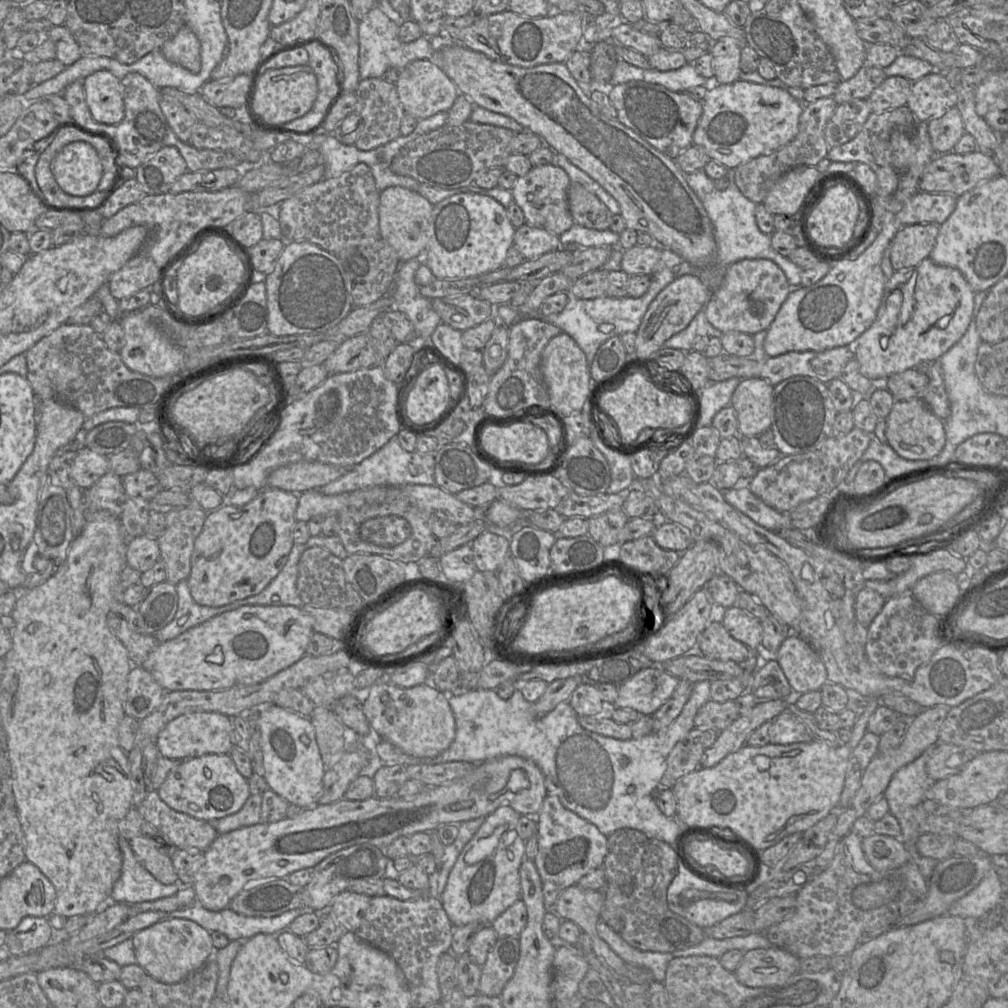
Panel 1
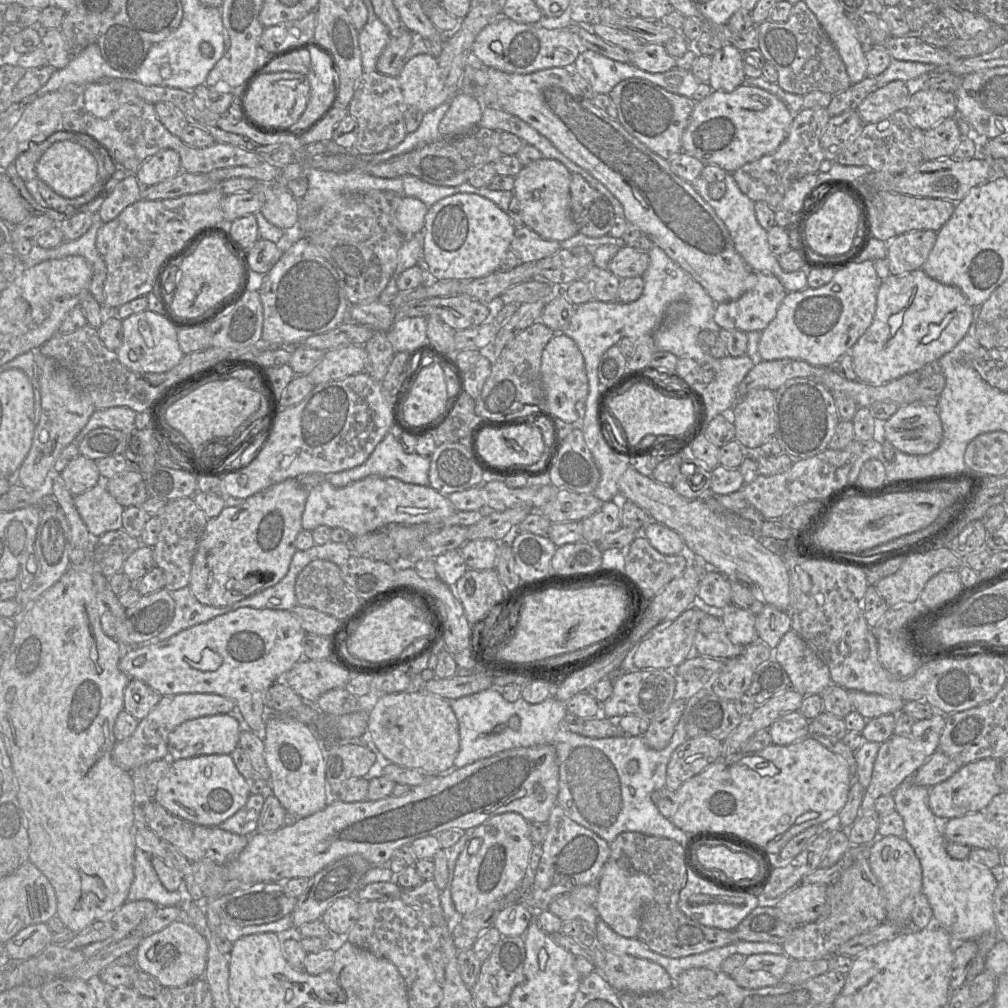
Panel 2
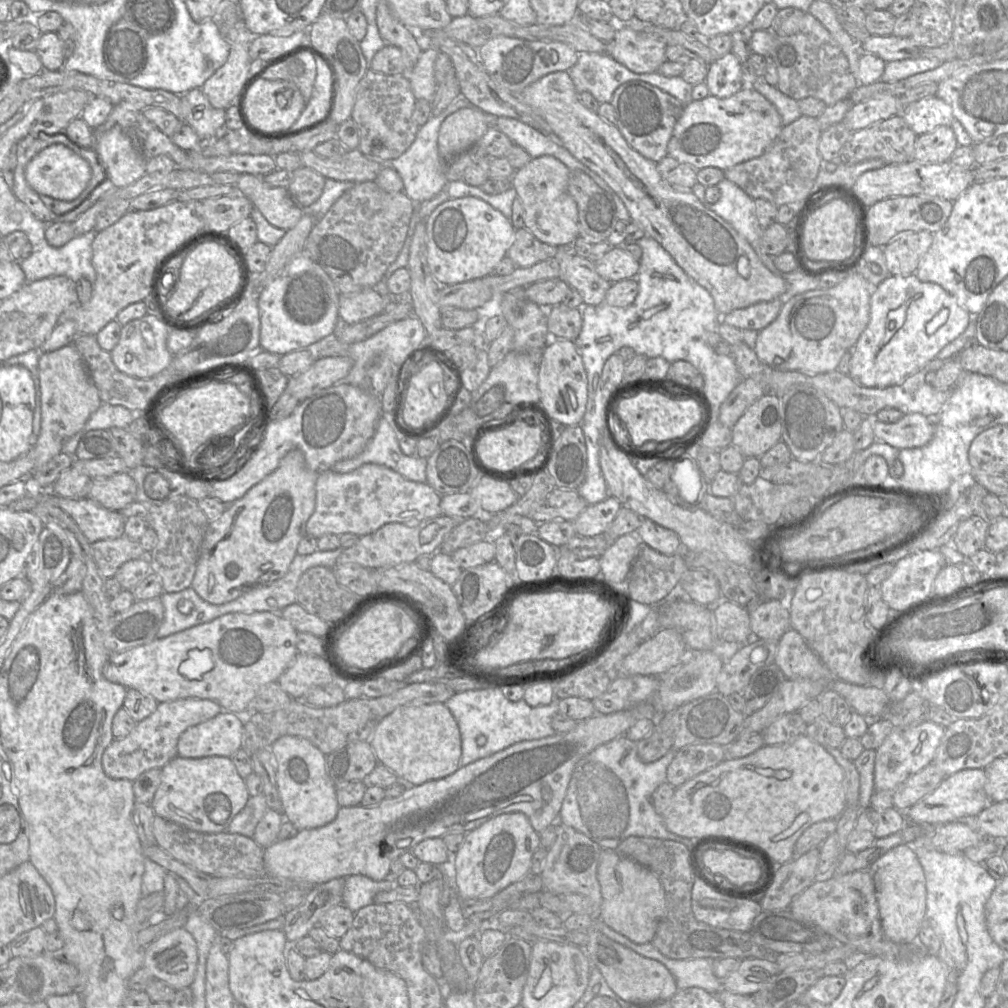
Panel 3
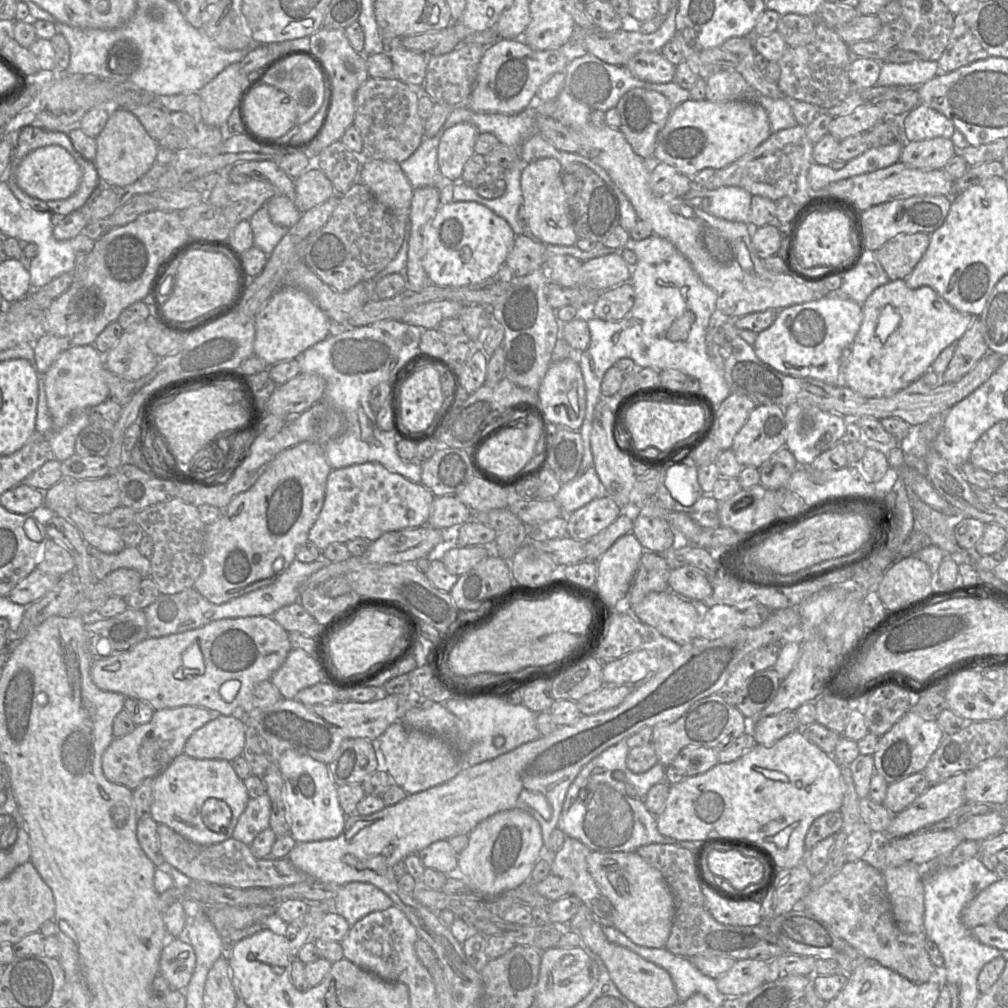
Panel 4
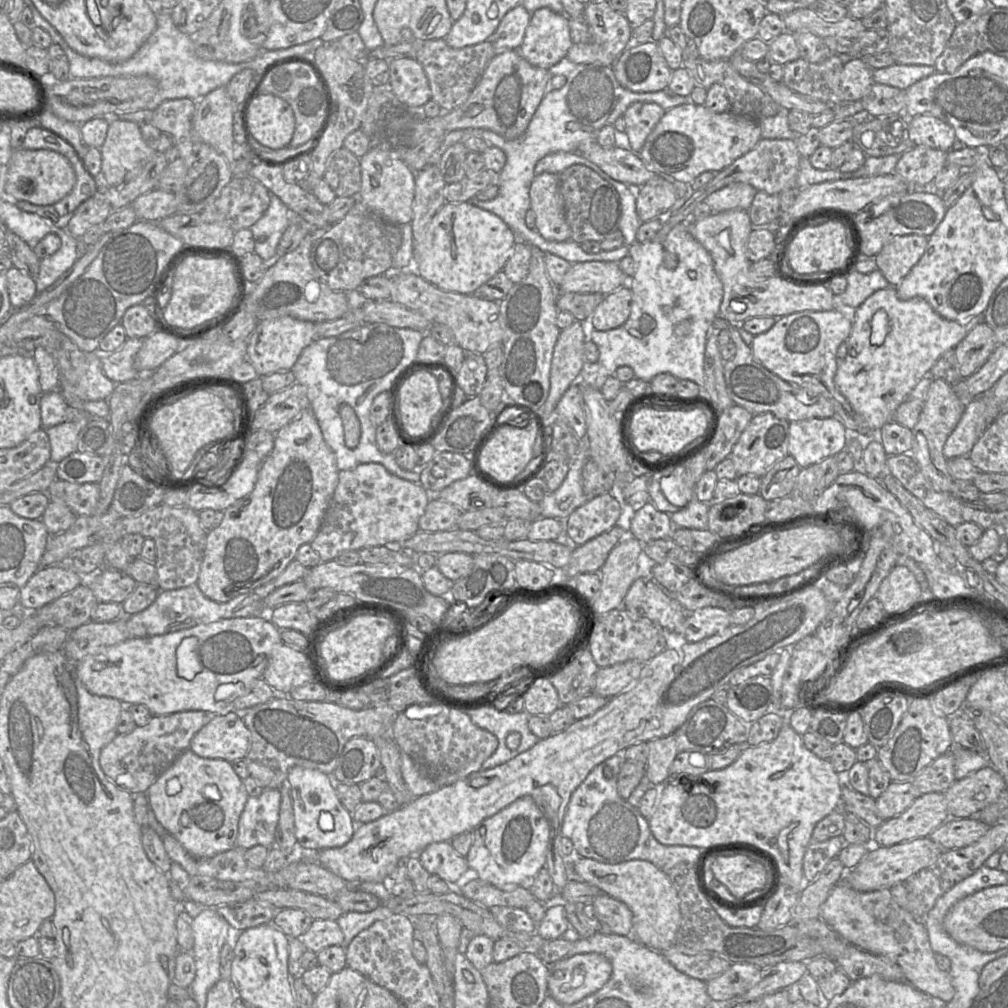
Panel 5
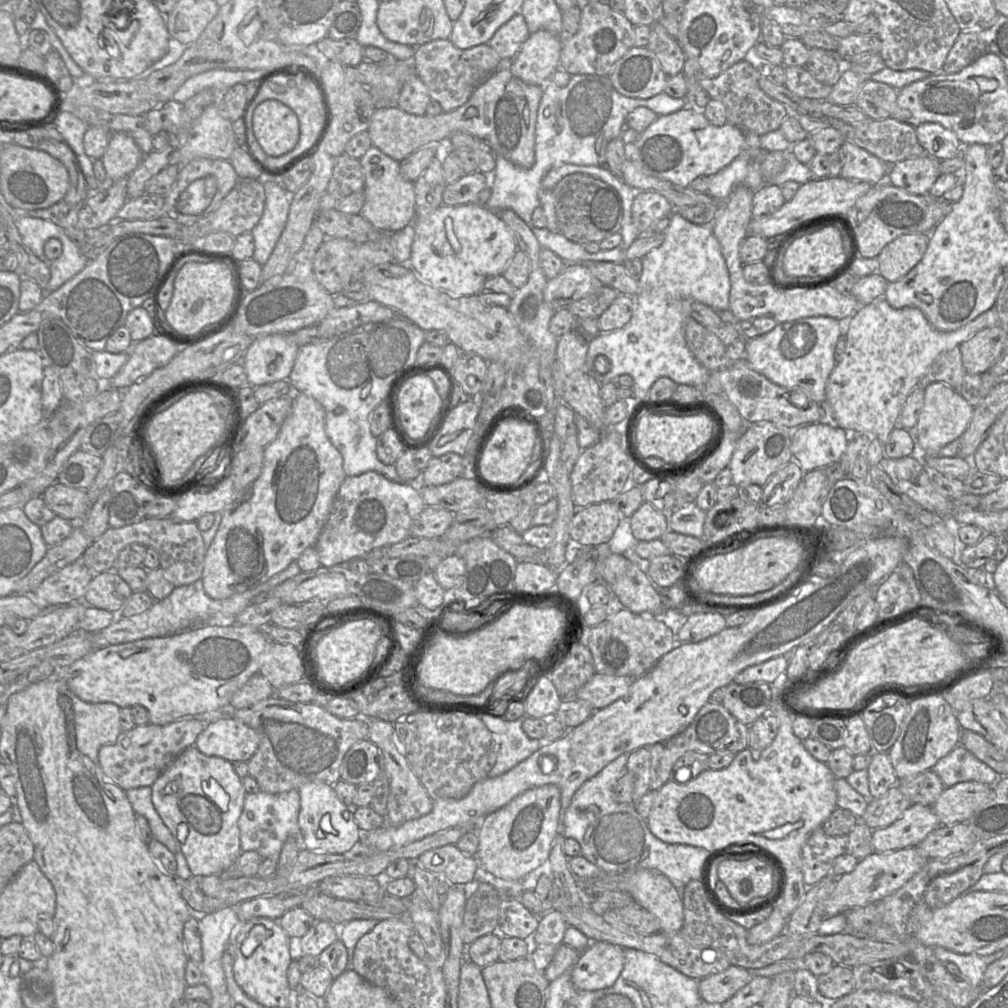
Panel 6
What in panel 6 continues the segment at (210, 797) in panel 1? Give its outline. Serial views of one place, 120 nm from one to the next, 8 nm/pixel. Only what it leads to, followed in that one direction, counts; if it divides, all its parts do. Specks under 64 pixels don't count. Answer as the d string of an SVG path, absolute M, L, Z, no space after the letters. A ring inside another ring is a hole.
M191 746L181 752L159 775L151 786L151 800L165 826L170 830L184 855L190 872L196 878L222 875L231 868L241 854L238 819L246 797L242 779L235 773L232 762L206 756ZM214 779L229 796L226 810L206 796L201 784Z

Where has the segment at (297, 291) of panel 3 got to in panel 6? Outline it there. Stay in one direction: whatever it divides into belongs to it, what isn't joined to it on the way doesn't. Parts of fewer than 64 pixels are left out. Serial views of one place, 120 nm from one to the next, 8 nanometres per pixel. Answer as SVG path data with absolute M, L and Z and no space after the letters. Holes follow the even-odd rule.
M269 334L253 338L241 362L247 375L246 385L255 388L283 379L289 380L298 350L299 345L291 334Z

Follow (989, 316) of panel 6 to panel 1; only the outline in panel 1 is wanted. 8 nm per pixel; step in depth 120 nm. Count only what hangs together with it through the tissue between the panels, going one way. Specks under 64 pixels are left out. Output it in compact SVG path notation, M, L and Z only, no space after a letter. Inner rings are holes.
M930 257L913 268L895 271L886 280L874 322L853 345L861 374L882 384L891 375L923 361L939 360L967 331L975 294L958 269L938 265Z

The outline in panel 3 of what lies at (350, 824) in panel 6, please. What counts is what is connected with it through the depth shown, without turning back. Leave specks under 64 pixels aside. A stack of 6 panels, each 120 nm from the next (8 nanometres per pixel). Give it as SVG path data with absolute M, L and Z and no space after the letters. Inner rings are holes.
M282 736L271 746L276 761L276 782L285 820L298 830L314 829L332 822L340 808L336 788L326 769L326 756L310 741Z

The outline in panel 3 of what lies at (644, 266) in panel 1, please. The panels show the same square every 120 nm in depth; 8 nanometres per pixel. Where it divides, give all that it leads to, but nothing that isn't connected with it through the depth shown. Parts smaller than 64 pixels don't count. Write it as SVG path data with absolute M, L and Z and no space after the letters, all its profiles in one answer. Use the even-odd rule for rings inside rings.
M613 247L594 263L597 273L610 283L636 278L640 267L640 260L620 247Z

